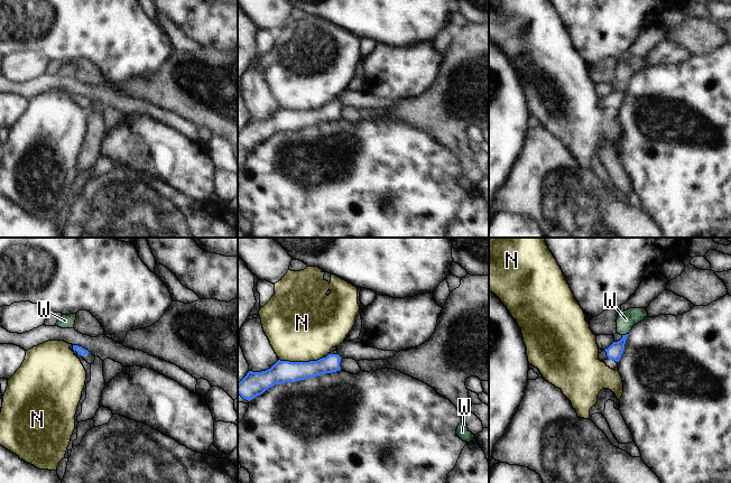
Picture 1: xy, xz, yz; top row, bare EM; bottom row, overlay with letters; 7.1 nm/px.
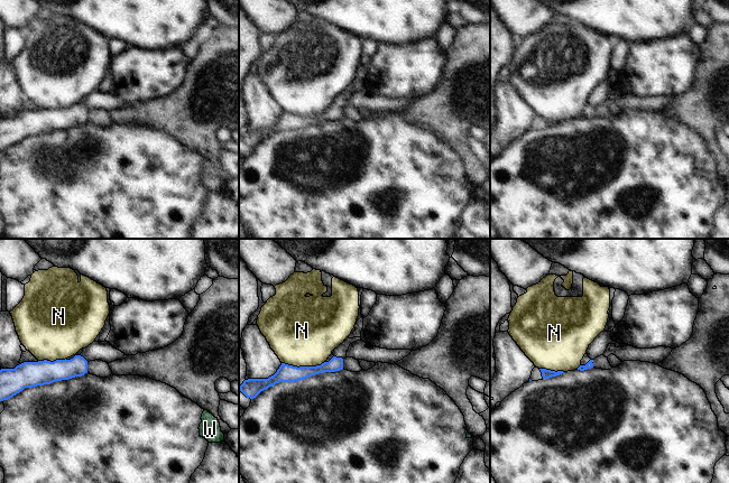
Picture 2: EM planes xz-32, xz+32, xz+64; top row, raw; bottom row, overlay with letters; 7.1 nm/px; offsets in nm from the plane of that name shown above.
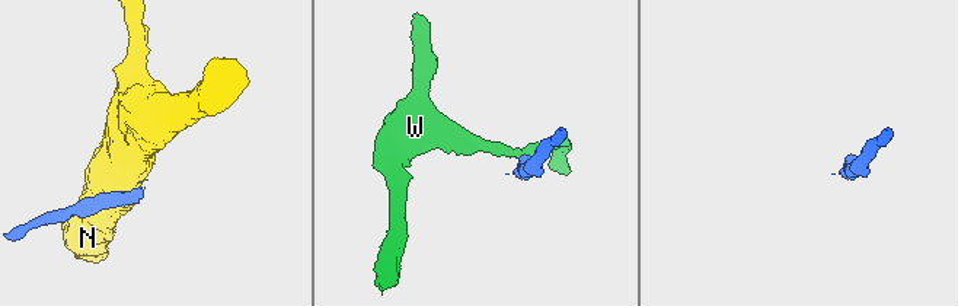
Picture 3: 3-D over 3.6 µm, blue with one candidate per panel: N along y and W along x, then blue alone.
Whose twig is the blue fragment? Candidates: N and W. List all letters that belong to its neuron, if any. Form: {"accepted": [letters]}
{"accepted": []}

